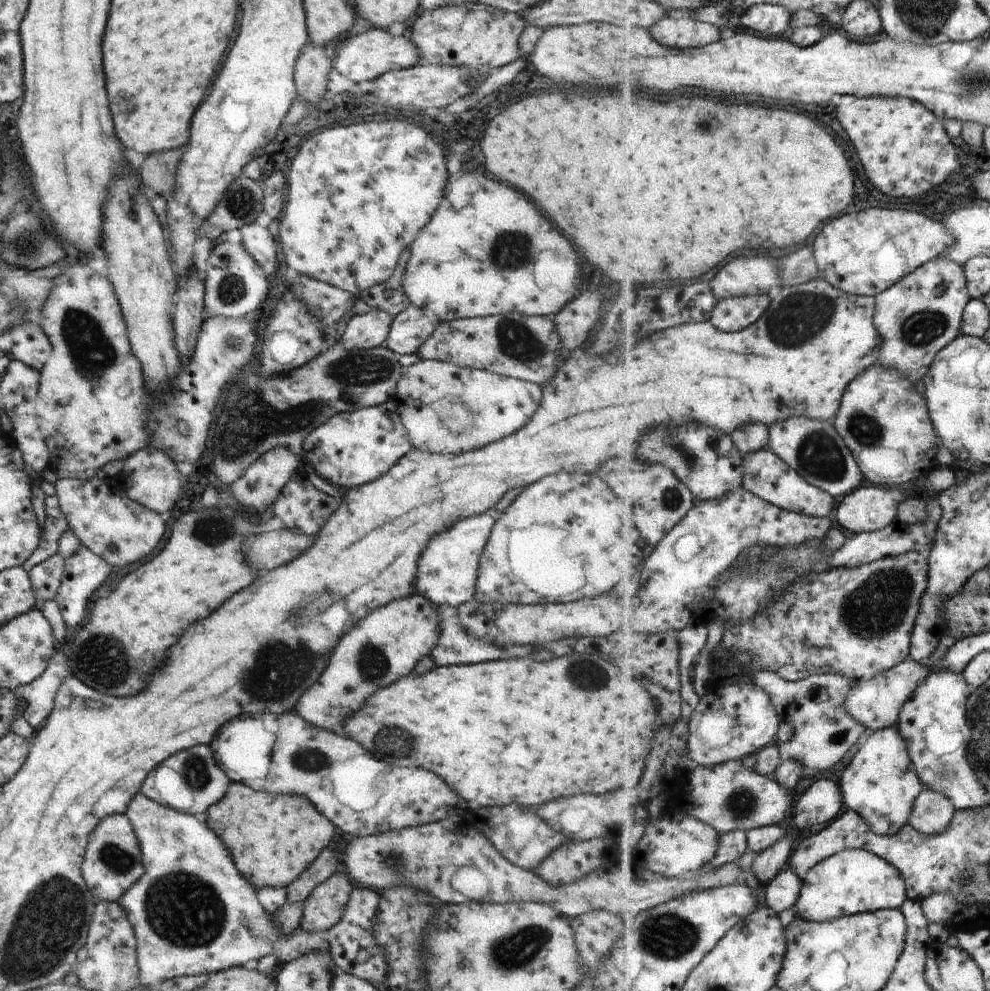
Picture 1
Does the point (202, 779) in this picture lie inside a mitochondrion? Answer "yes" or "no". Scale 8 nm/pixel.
yes

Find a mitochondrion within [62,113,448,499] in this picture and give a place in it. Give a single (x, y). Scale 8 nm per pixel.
(355, 376)

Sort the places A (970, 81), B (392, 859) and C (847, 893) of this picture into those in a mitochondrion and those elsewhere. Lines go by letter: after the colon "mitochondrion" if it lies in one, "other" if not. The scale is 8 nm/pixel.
A: mitochondrion
B: mitochondrion
C: mitochondrion

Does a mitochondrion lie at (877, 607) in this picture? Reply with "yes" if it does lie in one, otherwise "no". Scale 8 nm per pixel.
yes

